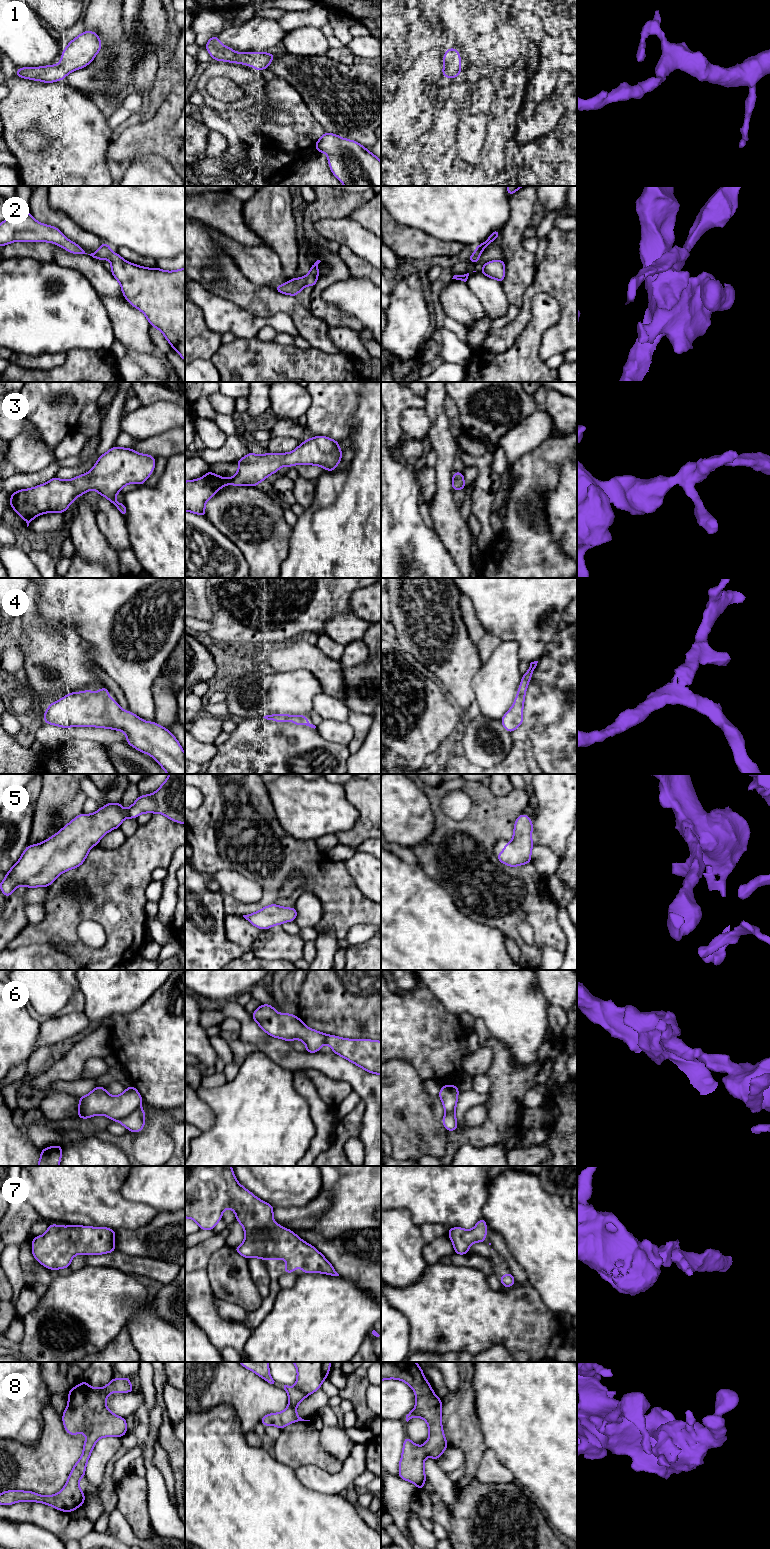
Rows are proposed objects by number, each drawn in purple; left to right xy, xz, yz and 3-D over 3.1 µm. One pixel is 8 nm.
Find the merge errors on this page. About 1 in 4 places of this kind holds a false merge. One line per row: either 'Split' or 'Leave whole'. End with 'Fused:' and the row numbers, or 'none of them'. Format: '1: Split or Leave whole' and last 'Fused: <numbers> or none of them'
1: Leave whole
2: Leave whole
3: Leave whole
4: Leave whole
5: Leave whole
6: Split
7: Leave whole
8: Leave whole
Fused: 6

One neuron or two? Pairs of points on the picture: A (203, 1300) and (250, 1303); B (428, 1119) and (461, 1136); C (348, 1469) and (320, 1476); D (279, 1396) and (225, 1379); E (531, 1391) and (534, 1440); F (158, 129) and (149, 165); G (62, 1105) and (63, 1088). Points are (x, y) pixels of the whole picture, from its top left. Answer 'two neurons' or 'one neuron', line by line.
A: two neurons
B: two neurons
C: one neuron
D: one neuron
E: one neuron
F: two neurons
G: two neurons

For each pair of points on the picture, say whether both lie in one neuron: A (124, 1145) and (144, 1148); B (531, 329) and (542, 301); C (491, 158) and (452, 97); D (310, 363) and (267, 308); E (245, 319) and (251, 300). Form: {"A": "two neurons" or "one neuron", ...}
{"A": "two neurons", "B": "one neuron", "C": "one neuron", "D": "two neurons", "E": "two neurons"}

